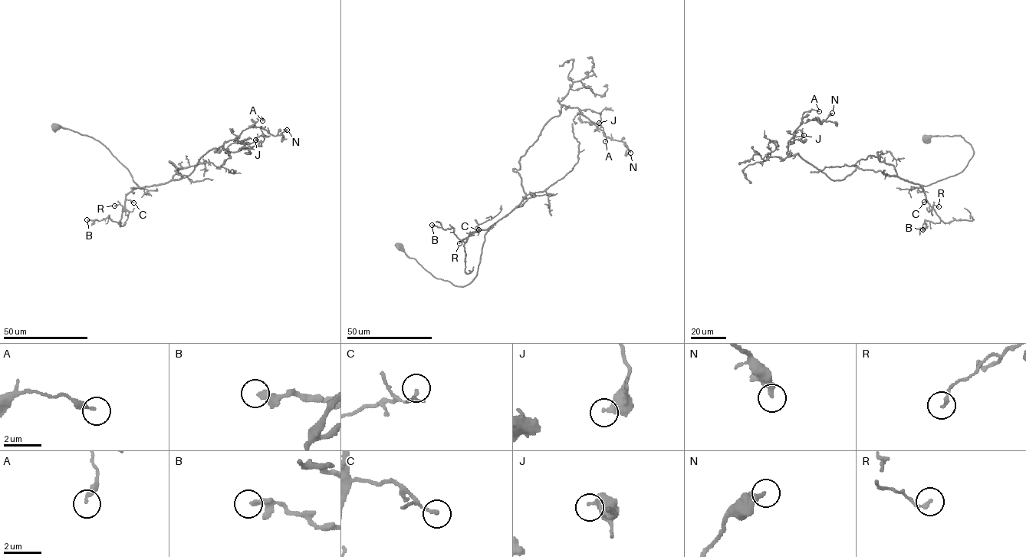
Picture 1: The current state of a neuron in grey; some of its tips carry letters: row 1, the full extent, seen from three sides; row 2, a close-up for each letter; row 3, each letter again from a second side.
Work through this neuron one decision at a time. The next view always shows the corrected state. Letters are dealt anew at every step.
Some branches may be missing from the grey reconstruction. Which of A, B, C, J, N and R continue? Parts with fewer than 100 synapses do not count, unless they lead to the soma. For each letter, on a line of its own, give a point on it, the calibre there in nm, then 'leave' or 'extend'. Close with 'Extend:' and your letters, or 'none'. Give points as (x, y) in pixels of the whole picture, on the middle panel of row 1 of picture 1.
A: place (605, 141); calibre 240 nm; leave
B: place (432, 225); calibre 240 nm; leave
C: place (478, 229); calibre 150 nm; leave
J: place (599, 123); calibre 320 nm; leave
N: place (630, 153); calibre 380 nm; leave
R: place (459, 243); calibre 180 nm; leave
Extend: none

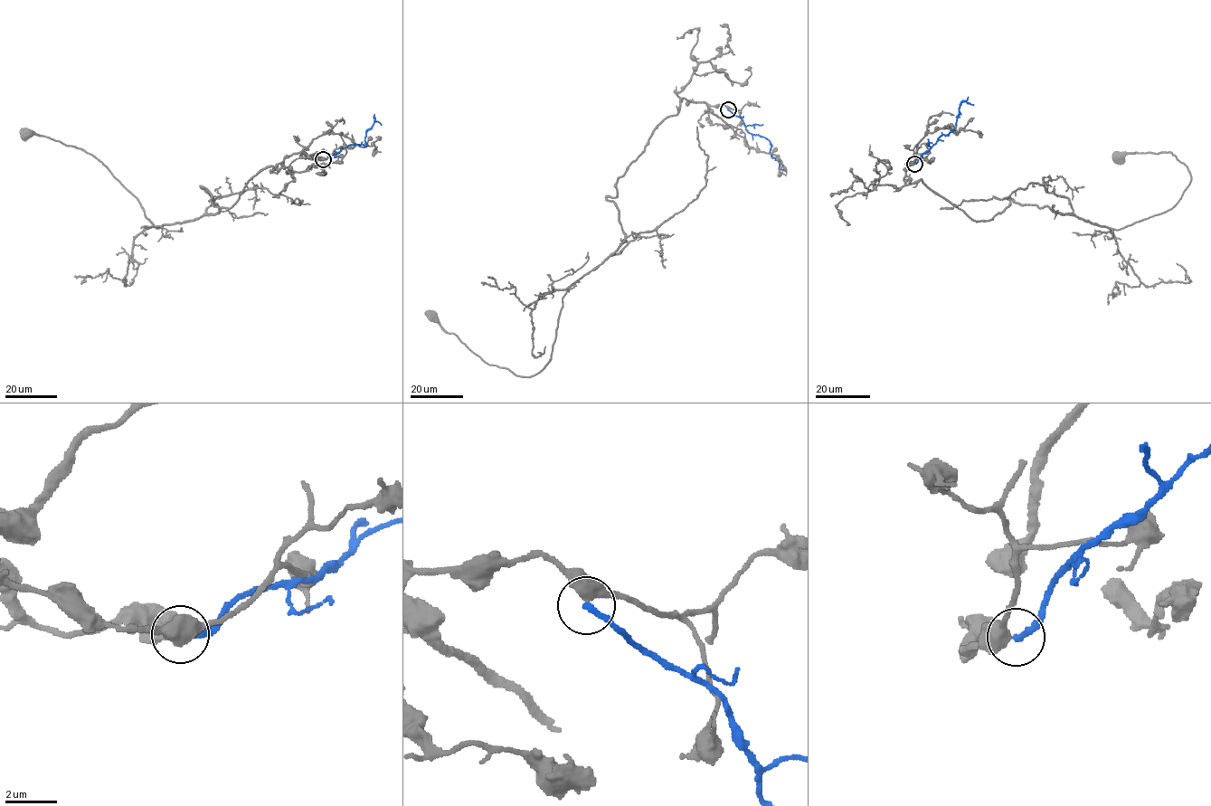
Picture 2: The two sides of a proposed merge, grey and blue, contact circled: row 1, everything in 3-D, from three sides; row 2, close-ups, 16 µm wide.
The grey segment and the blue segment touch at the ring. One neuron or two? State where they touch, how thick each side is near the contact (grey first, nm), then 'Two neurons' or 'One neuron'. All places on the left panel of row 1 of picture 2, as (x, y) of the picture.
Place: (323, 159). Thickness 480 nm (grey) against 240 nm. Two neurons

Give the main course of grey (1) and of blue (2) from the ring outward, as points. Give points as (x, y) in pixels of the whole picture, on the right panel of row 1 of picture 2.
1: (914, 163), (904, 183), (979, 222), (1009, 197), (1123, 228), (1169, 210), (1190, 182), (1169, 152), (1119, 156)
2: (914, 163), (941, 136), (947, 135), (956, 127), (962, 102), (973, 105)

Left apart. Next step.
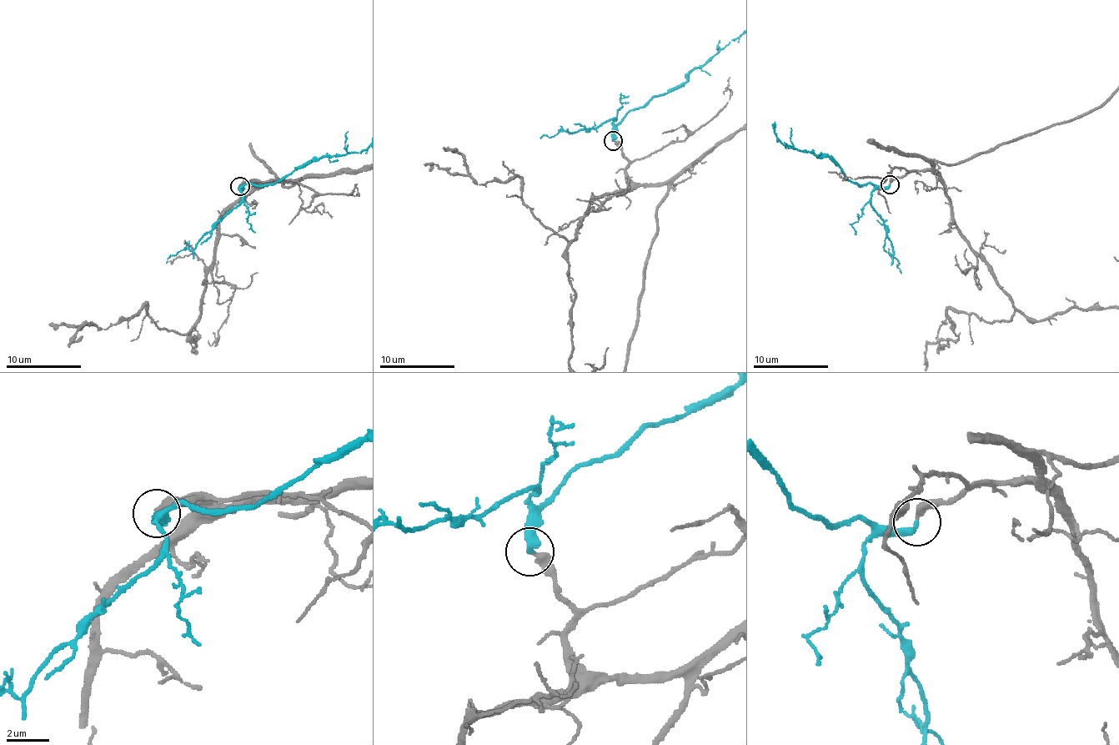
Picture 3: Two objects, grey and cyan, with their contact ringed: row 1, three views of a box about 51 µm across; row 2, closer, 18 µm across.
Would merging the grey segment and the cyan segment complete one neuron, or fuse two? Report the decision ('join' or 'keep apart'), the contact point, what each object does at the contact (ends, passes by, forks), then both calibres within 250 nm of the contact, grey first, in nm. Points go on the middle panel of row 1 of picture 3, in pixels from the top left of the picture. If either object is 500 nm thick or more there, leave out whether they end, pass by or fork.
join; place (613, 140); grey ends; cyan ends; calibres 320 and 360 nm

